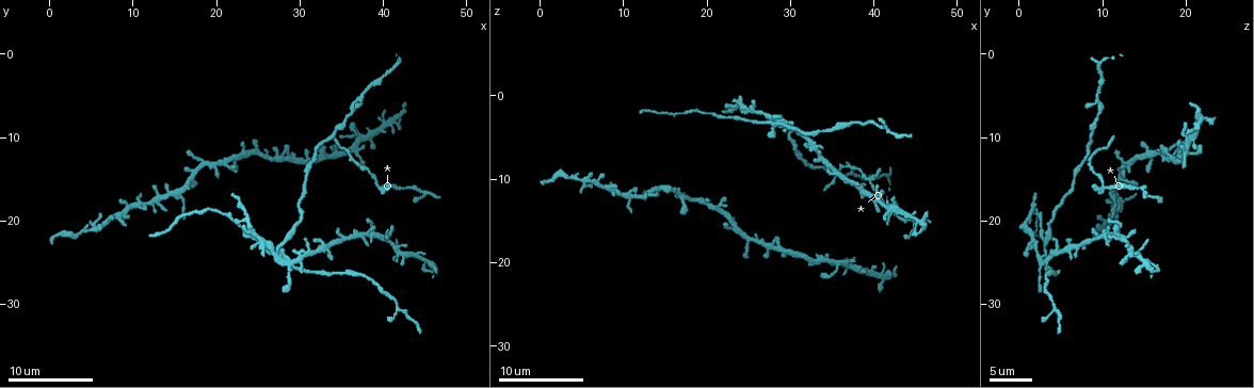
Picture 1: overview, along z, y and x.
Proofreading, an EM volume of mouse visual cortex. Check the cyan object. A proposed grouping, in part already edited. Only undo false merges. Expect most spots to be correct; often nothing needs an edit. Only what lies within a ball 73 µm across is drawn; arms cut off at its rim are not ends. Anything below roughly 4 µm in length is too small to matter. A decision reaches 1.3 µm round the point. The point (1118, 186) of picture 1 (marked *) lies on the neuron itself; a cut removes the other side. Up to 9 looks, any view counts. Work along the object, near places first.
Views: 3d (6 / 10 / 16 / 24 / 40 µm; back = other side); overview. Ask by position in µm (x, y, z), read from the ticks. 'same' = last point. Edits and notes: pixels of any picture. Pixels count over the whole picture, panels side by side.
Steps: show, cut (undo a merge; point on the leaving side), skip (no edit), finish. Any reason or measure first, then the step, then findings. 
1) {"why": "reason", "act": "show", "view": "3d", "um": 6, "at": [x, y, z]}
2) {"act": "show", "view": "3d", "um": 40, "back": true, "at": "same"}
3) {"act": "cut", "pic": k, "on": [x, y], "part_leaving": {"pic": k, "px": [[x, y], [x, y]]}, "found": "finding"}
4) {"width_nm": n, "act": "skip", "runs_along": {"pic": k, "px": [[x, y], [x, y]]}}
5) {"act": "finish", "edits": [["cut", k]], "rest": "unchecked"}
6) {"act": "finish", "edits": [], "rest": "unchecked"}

{"why": "four arms meet", "act": "show", "view": "3d", "um": 6, "at": [35.8, 11.2, 19.8]}

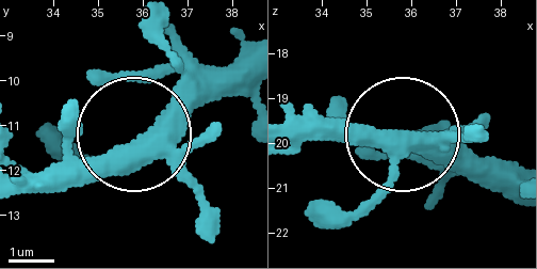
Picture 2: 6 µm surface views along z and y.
{"act": "skip", "found": "one neuron here"}

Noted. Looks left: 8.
{"act": "show", "view": "3d", "um": 6, "at": [38.6, 14.0, 9.4]}

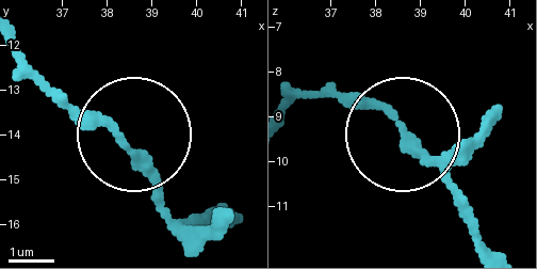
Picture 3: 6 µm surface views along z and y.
{"act": "skip", "runs_along": {"pic": 3, "px": [[482, 242], [451, 177], [393, 120], [294, 97]]}, "found": "one neuron here"}

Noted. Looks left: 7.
{"act": "show", "view": "3d", "um": 10, "at": [30.2, 24.8, 3.4]}

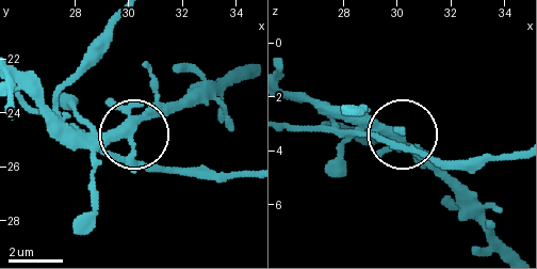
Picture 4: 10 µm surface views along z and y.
{"act": "skip", "runs_along": {"pic": 4, "px": [[120, 18], [61, 114], [180, 174]]}, "found": "continuous, no second neuron"}

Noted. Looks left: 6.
{"why": "two arms in line, one across", "act": "show", "view": "3d", "um": 10, "at": [37.2, 5.6, 9.4]}

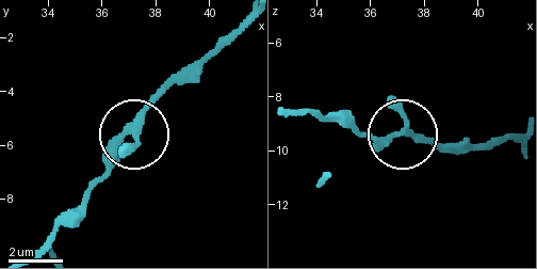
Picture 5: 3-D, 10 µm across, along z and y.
{"width_nm": 220, "act": "skip", "found": "all the same neuron"}

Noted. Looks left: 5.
{"act": "finish", "edits": [], "rest": "unchecked"}

